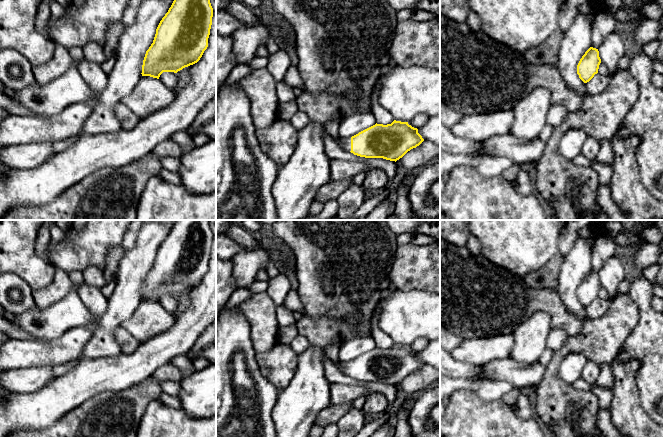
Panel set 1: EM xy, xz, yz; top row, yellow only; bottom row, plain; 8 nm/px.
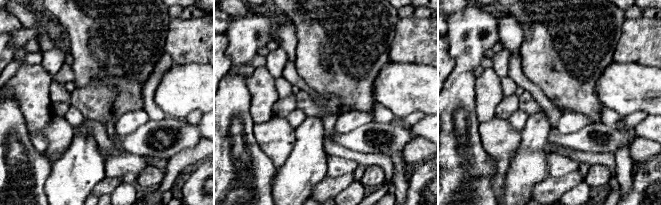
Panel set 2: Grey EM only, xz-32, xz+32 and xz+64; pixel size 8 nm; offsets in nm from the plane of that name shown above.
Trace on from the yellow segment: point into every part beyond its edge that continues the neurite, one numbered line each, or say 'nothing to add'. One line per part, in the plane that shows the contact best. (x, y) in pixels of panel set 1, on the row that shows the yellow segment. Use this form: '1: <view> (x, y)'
1: xz (345, 143)

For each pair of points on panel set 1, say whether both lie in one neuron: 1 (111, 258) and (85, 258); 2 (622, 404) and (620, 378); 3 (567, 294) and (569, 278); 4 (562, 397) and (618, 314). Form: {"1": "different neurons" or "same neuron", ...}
{"1": "different neurons", "2": "same neuron", "3": "same neuron", "4": "same neuron"}

